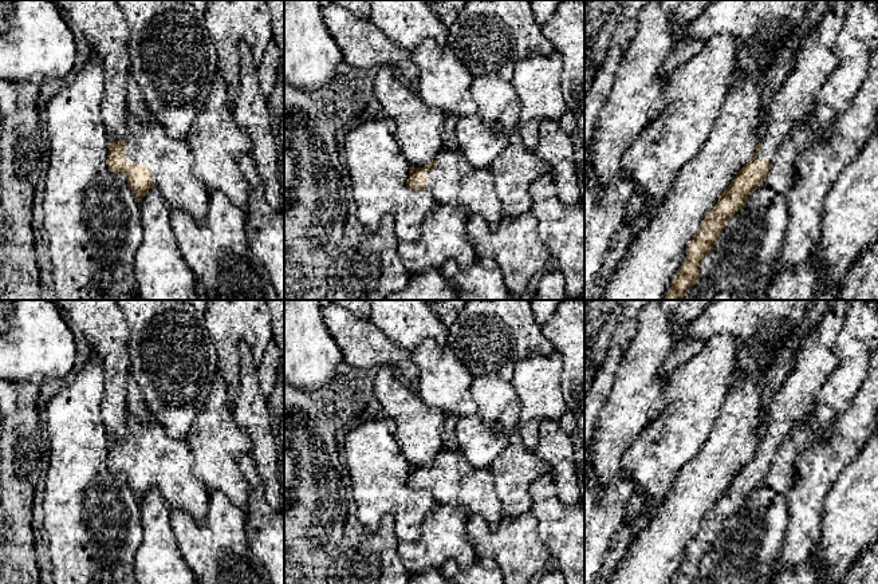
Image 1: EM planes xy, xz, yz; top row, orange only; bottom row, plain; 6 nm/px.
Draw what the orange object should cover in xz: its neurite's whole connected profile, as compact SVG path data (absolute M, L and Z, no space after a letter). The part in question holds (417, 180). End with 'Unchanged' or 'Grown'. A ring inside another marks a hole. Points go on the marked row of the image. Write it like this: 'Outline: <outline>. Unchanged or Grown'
Outline: M441 150L429 166L413 167L406 184L413 190L428 189L436 205L458 206L466 214L483 216L492 229L503 218L489 169L472 166L460 150Z. Grown

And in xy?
Outline: M130 115L127 127L123 139L110 141L107 155L110 170L125 175L139 201L153 186L157 186L170 209L185 210L196 222L202 222L208 213L210 192L193 174L194 161L188 142L170 138L153 117L142 121Z. Grown

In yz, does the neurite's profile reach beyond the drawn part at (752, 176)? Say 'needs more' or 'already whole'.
needs more

